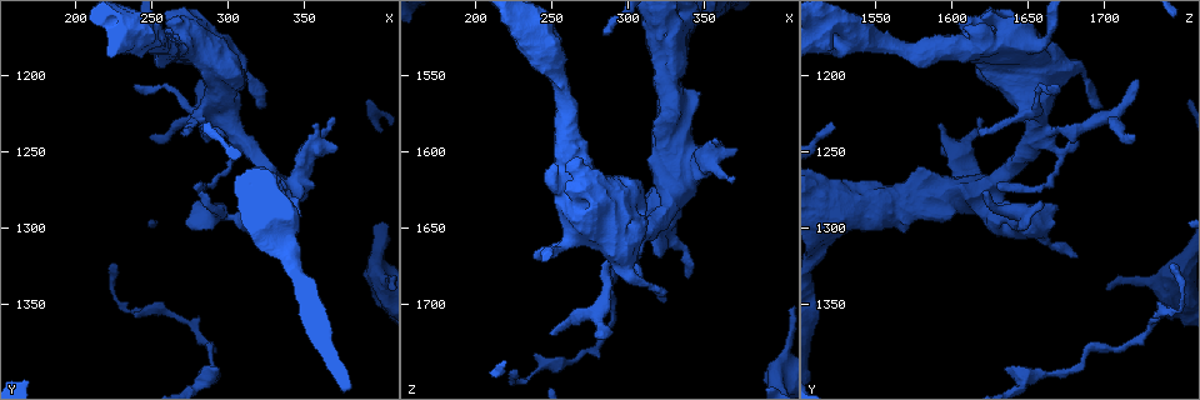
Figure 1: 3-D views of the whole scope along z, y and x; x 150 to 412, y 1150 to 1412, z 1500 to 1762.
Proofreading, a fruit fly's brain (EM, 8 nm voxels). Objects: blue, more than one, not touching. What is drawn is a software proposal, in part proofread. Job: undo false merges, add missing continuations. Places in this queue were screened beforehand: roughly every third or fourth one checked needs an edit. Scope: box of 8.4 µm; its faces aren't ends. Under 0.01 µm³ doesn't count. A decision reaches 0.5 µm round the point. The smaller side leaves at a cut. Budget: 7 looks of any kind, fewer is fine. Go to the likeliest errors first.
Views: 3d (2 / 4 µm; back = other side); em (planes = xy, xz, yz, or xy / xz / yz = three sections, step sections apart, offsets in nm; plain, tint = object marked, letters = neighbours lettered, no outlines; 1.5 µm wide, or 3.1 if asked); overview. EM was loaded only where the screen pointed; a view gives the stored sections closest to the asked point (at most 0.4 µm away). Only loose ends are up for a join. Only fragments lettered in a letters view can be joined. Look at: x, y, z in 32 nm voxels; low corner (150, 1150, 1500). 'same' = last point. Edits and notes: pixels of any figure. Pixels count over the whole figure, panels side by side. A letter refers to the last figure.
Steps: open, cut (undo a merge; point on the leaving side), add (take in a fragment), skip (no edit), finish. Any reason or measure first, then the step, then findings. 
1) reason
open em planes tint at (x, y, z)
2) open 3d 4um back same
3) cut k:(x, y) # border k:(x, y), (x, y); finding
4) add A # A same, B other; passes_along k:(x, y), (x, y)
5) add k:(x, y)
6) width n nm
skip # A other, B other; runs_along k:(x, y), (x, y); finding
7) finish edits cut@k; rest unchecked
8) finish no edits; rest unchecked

an open end
open em xy step 8 tint at (280, 1204, 1722)

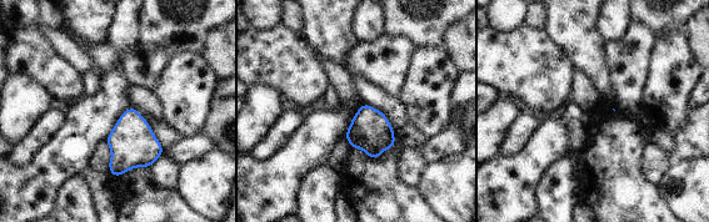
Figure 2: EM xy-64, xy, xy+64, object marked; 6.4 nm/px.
open em planes letters same

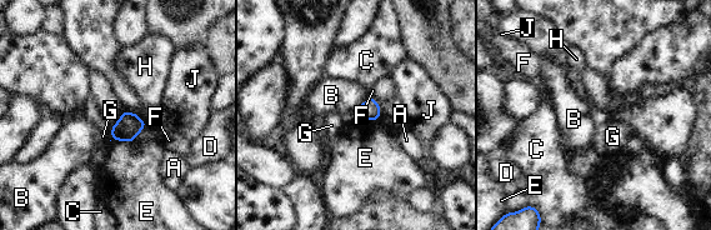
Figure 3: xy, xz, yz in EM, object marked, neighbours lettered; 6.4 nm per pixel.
width 130 nm
skip # A other, B other, C other, D other, E other, F other, G other, H other, J other; border 3:(146, 124), (133, 143), (110, 141); no lettered fragment goes on from it

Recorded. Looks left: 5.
branch stops here
open 3d 4um back at (368, 1228, 1618)

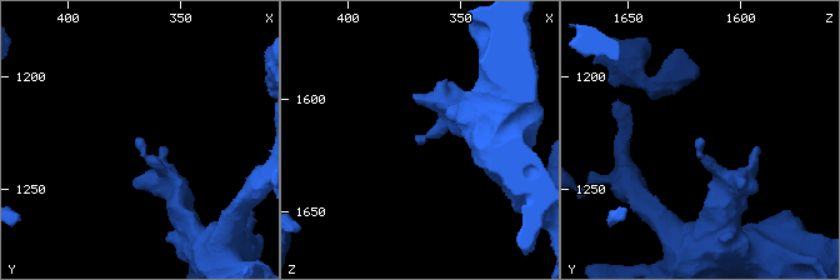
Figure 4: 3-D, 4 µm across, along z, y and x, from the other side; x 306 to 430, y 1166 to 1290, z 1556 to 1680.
shape alone is not enough
open em planes letters at (369, 1228, 1618)

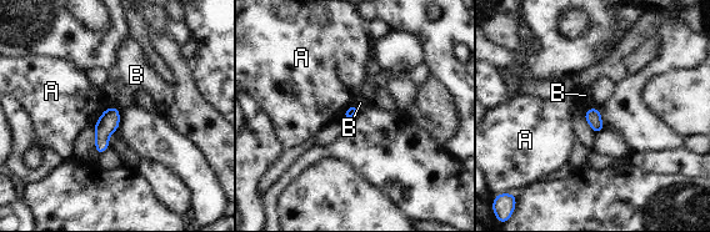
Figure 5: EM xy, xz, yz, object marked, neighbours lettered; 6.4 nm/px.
skip # A other, B other; border 5:(594, 106), (583, 114); none of them fits

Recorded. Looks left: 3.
tapers out
open em xy step 8 letters at (228, 1324, 1744)

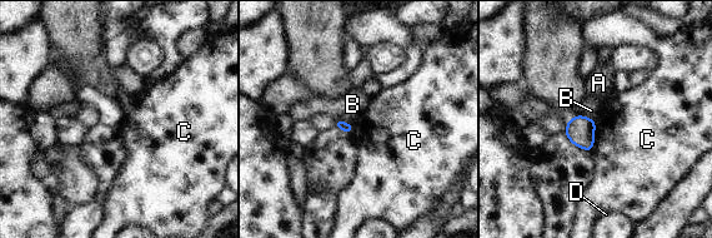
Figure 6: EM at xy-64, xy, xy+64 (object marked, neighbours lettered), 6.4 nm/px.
open em planes letters same

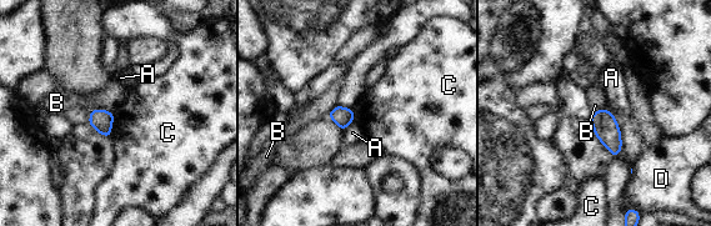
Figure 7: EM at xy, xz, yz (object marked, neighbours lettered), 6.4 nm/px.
skip # A other, B other, C other, D other; none of them fits

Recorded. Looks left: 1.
finish no edits; rest unchecked

